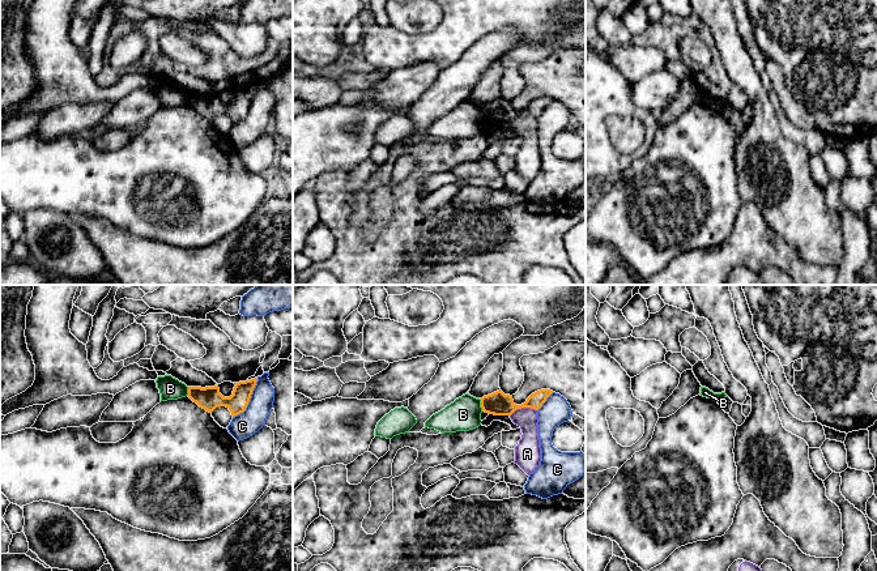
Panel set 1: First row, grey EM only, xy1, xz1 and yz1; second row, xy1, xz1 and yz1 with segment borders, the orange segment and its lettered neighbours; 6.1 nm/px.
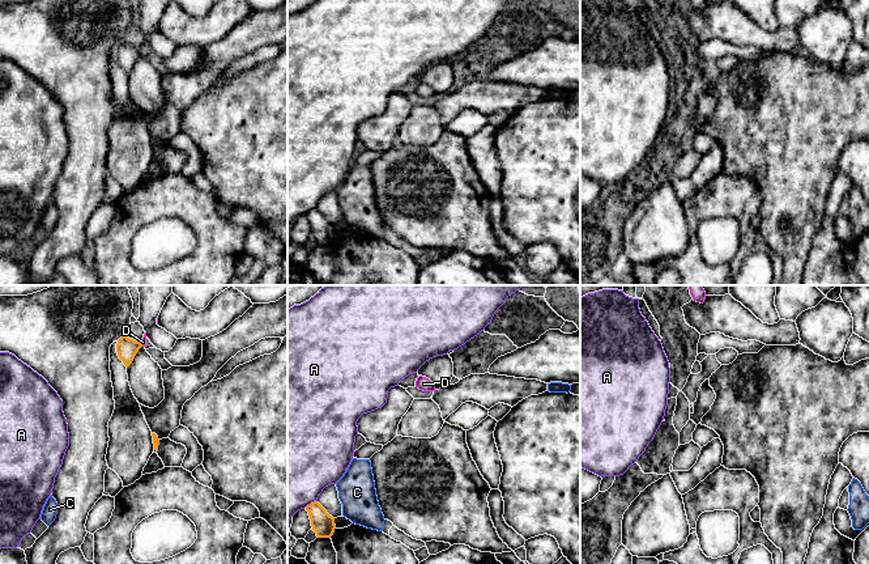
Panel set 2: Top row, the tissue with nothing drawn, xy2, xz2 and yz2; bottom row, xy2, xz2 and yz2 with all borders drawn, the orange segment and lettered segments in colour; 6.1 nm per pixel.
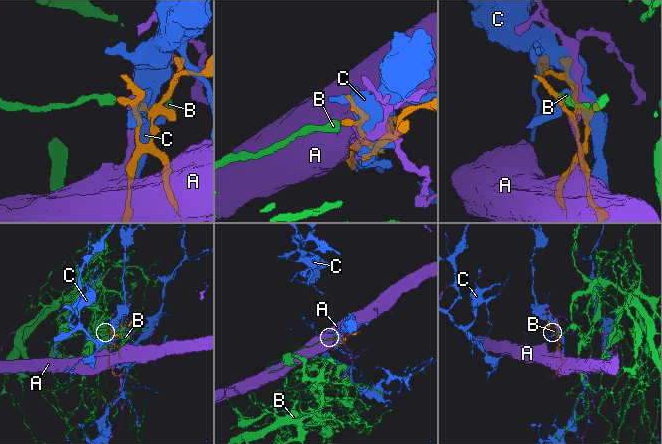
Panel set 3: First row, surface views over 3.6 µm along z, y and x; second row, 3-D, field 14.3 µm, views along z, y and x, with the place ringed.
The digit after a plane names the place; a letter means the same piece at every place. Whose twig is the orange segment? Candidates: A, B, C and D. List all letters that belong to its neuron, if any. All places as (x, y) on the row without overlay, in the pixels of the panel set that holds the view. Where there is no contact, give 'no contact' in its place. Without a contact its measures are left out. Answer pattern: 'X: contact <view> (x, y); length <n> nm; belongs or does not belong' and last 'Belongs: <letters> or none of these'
A: contact xz1 (523, 114); length 170 nm; does not belong
B: contact xz1 (481, 113); length 80 nm; does not belong
C: contact xy1 (248, 107); length 300 nm; does not belong
D: contact xy2 (141, 51); length 30 nm; does not belong
Belongs: none of these

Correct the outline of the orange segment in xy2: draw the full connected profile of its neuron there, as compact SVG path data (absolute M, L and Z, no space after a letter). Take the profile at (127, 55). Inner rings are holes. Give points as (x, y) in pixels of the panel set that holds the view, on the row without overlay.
M123 42L118 47L116 59L123 71L128 75L141 54L142 51L140 48L136 48Z

